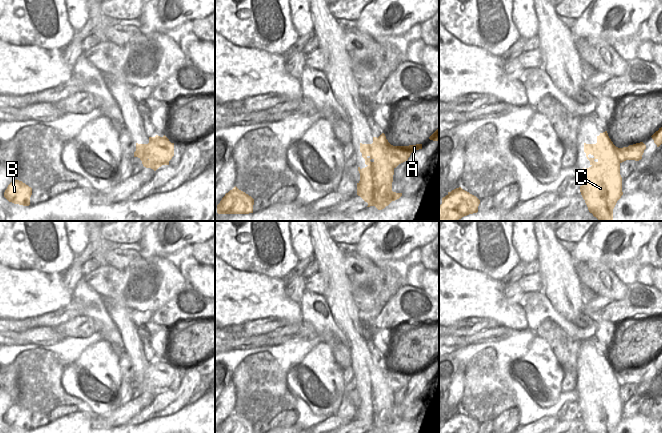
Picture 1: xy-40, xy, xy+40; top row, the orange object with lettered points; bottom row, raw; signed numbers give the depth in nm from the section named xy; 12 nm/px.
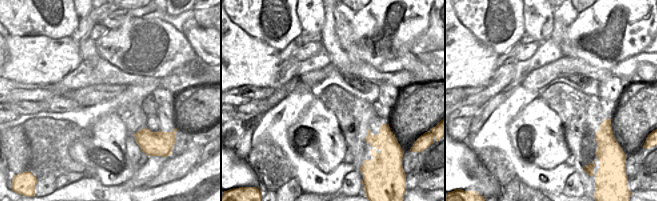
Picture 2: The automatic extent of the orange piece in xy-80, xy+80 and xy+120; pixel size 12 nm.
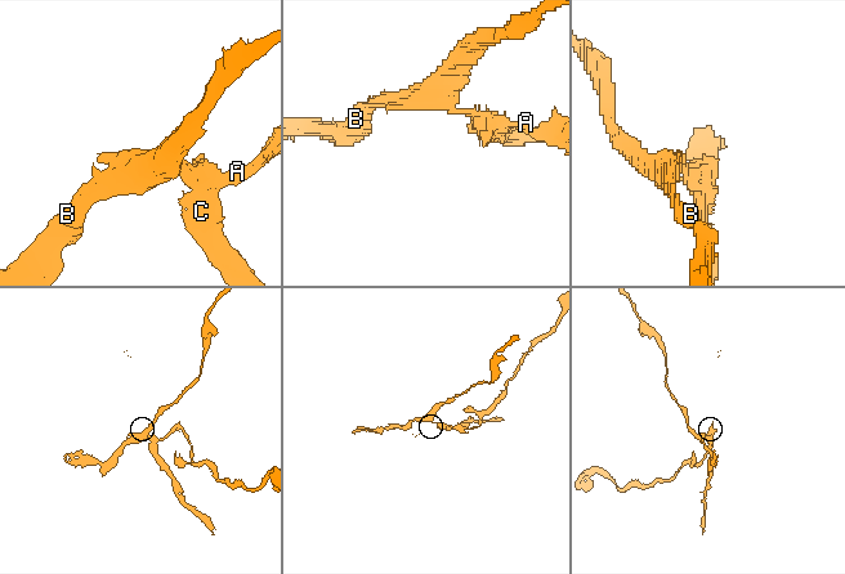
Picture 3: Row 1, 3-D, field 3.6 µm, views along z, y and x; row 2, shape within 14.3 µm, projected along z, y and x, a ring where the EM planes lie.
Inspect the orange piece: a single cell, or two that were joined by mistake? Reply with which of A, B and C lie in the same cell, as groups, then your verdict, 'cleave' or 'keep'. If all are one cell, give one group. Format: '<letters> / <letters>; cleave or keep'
A B / C; cleave

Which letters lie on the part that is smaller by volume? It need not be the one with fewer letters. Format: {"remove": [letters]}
{"remove": ["C"]}

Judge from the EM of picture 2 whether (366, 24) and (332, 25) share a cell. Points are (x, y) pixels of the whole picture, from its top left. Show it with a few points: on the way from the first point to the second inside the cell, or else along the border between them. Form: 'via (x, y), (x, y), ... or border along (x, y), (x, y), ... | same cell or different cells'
border along (349, 22), (353, 33), (350, 48) | different cells

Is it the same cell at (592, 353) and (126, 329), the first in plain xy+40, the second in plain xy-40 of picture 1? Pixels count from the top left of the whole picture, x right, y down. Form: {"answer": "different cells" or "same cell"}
{"answer": "same cell"}

